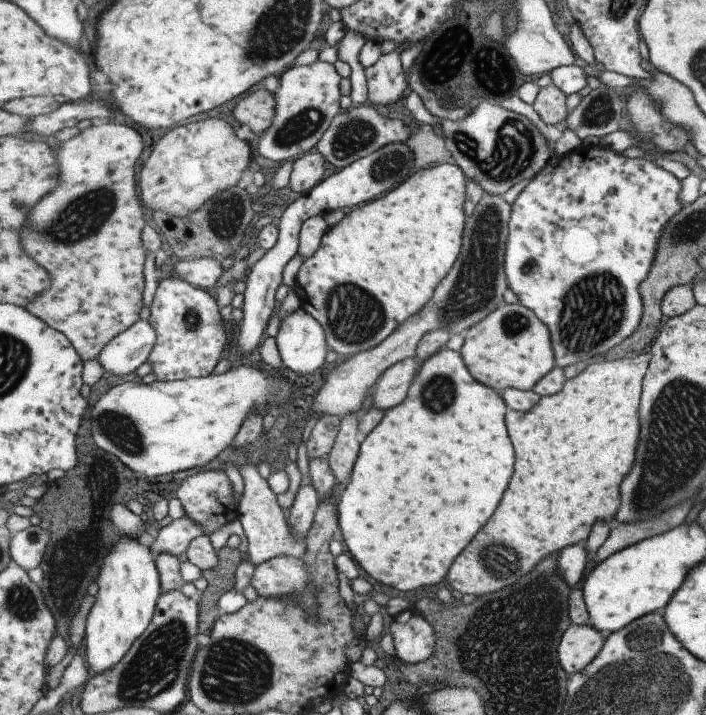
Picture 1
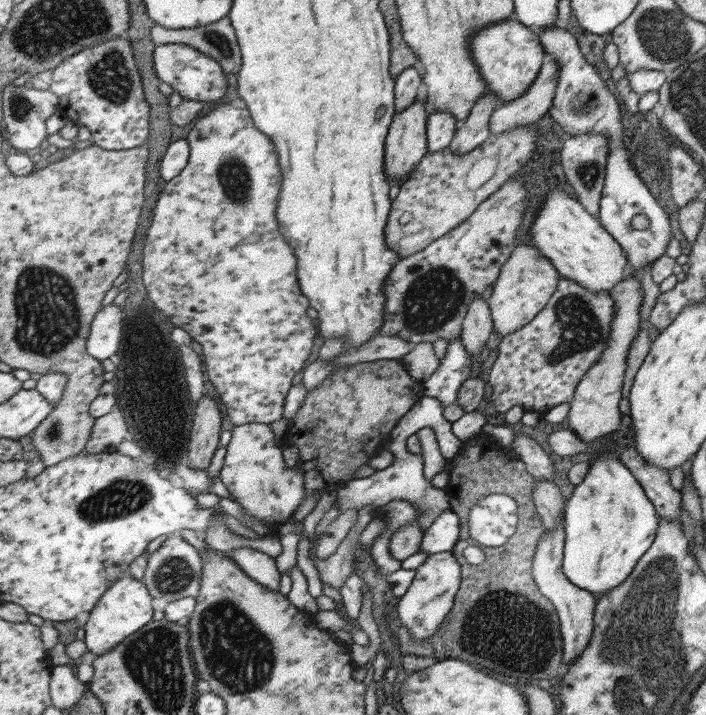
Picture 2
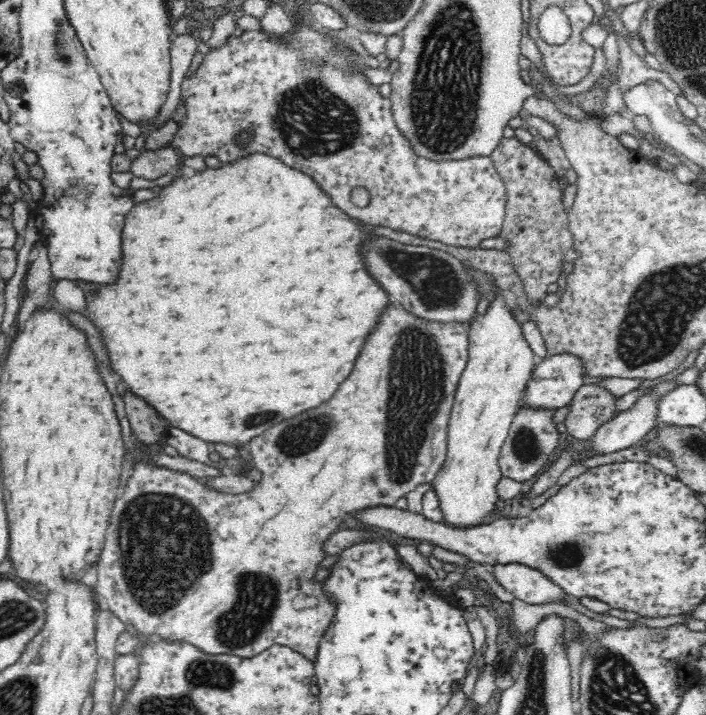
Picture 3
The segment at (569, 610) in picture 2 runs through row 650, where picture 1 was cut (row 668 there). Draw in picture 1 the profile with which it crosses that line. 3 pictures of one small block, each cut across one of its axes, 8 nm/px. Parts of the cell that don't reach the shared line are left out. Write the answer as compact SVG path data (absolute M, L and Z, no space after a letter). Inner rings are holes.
M572 625L565 635L559 648L559 659L563 669L571 675L585 671L602 651L607 637L593 625Z

